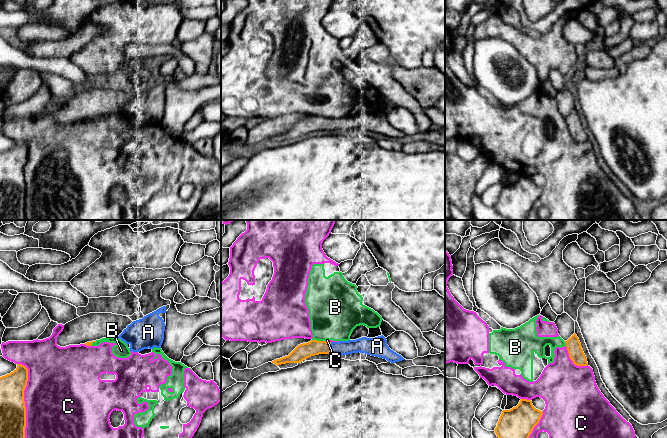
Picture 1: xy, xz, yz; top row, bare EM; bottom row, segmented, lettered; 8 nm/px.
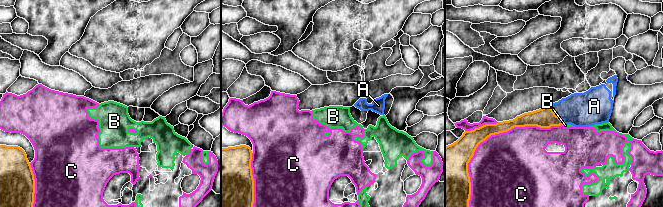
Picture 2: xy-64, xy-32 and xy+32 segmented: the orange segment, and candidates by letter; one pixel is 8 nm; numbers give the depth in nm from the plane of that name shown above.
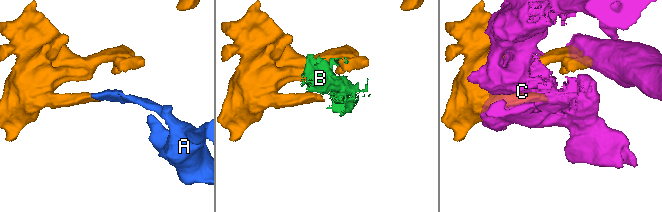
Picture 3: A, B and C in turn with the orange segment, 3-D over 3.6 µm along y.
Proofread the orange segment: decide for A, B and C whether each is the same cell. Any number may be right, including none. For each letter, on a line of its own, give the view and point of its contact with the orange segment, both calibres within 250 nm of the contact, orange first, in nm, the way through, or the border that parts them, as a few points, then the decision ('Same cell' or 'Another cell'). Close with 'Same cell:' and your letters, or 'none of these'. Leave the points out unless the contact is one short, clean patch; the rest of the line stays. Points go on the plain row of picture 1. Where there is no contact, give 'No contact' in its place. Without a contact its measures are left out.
A: Touches orange at xz (330, 124). Thickness 130 nm (orange) against 120 nm. Path across: xz (303, 127), (311, 124), (330, 124), (361, 121). Same cell
B: Touches orange at xz (319, 117). Thickness 130 nm (orange) against 400 nm. Boundary: xz (312, 115), (325, 117). Another cell
C: Touches orange at xy (24, 177). Thickness 200 nm (orange) against 500 nm. Another cell
Same cell: A

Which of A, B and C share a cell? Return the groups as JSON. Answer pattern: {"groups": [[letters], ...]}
{"groups": [["A"], ["B", "C"]]}

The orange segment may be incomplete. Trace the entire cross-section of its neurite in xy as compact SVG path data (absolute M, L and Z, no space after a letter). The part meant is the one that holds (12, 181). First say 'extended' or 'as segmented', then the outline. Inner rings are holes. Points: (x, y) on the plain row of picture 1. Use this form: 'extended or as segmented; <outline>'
as segmented; M22 140L5 152L0 153L0 220L25 220L26 183L24 166L28 157L28 145Z

